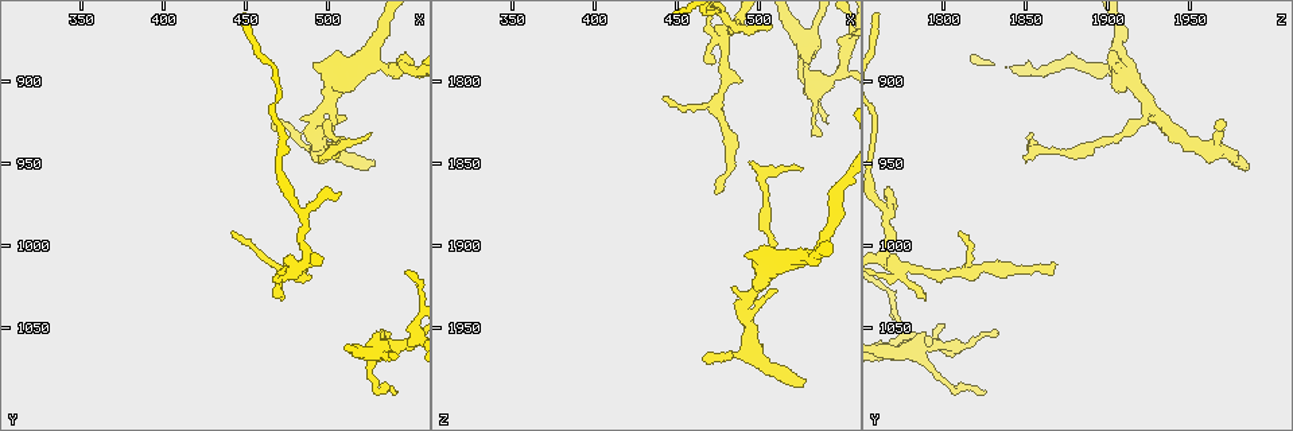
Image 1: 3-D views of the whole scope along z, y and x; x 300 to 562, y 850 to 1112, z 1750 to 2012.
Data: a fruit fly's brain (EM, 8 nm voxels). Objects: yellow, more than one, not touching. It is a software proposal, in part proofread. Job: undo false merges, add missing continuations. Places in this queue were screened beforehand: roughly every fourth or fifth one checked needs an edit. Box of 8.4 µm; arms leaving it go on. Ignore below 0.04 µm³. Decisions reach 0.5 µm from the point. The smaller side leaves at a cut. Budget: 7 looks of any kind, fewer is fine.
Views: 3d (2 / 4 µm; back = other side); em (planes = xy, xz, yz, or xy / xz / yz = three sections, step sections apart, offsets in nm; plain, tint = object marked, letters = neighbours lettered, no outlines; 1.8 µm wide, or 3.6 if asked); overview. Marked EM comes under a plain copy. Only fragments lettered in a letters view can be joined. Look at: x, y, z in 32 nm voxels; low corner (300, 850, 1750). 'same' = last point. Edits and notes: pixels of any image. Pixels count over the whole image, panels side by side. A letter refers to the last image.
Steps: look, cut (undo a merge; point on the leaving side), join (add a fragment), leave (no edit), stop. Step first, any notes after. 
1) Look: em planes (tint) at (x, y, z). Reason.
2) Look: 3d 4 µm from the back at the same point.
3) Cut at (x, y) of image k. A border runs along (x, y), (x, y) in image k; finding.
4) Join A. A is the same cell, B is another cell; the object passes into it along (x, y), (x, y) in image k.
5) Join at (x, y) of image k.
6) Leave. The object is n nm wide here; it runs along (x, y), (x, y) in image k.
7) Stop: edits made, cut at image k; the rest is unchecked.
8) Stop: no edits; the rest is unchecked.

Look: 3d 4 µm at (542, 1060, 1800). Small branch off a trunk.

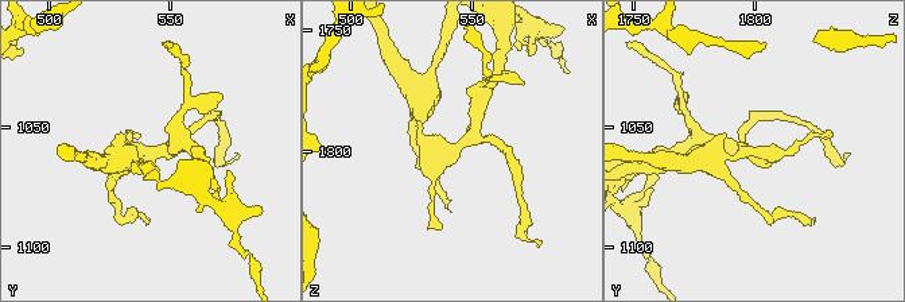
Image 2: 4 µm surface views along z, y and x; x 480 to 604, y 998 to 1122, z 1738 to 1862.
Look: em planes (letters) at (542, 1062, 1798).

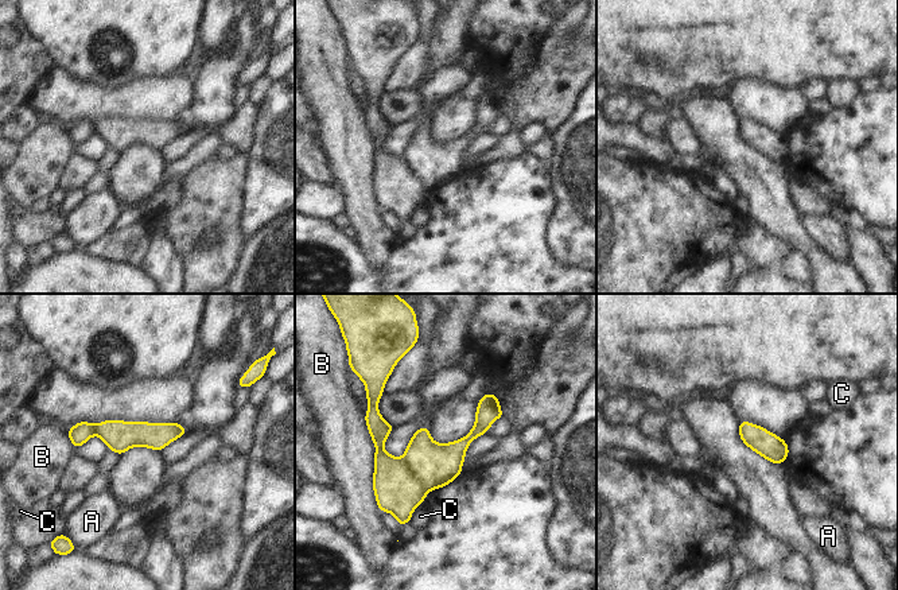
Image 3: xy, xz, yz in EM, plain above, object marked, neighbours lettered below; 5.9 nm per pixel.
Cut at (397, 492) of image 3. A, B and C are other cells; a border runs along (403, 457), (408, 470), (427, 492) in image 3; a second neuron is stuck on.

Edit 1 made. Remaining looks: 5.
Look: overview.

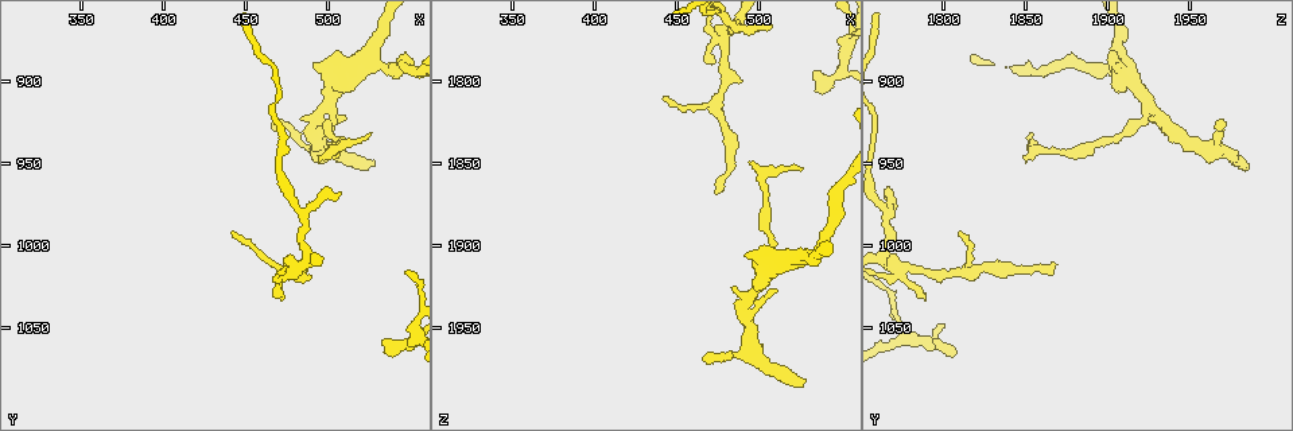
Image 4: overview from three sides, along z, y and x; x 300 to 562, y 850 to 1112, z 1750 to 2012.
Look: em xy step 4 (letters) at (442, 992, 1810).

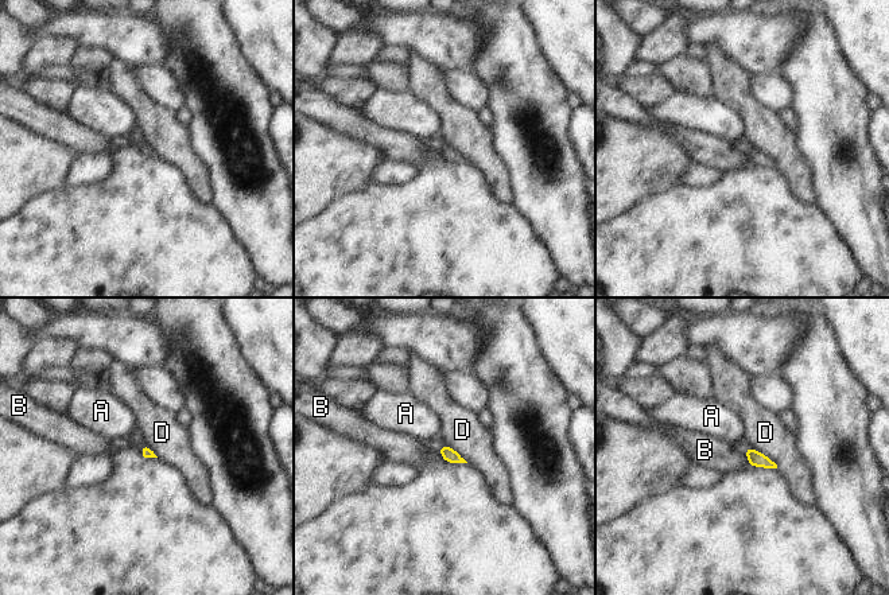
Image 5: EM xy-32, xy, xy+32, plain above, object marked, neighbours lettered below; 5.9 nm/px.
Look: em planes (letters) at the same point. Another direction.

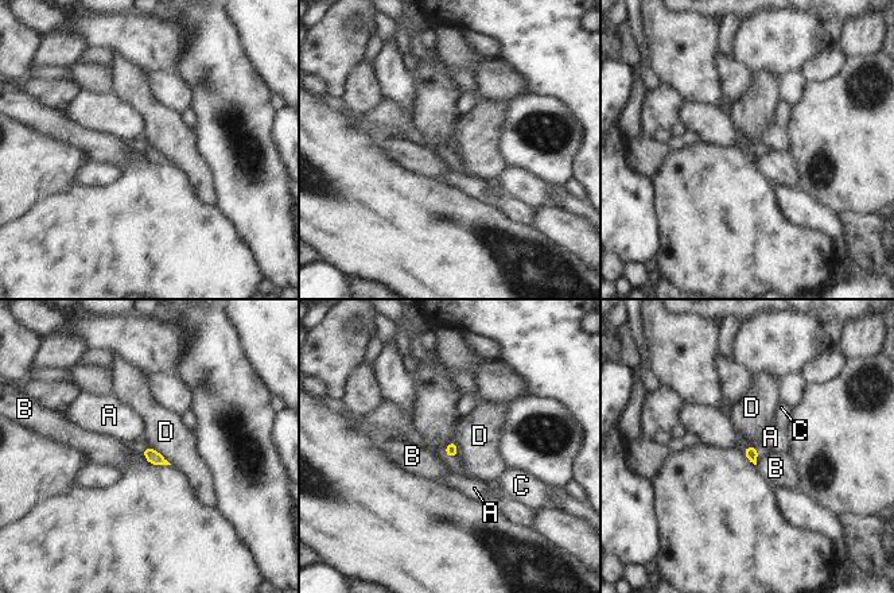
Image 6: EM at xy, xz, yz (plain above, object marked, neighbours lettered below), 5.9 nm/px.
Leave. A, B, C and D are other cells; a border runs along (147, 445), (159, 452), (171, 464) in image 6; none of them fits.

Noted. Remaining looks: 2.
Look: 3d 4 µm at (528, 928, 1854). Tapers out.

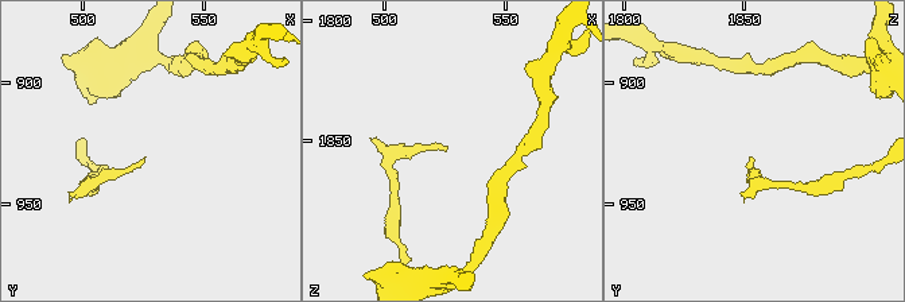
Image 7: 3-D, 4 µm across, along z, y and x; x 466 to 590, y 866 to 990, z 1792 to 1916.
Look: em planes (letters) at (525, 930, 1852). Shape alone is not enough.

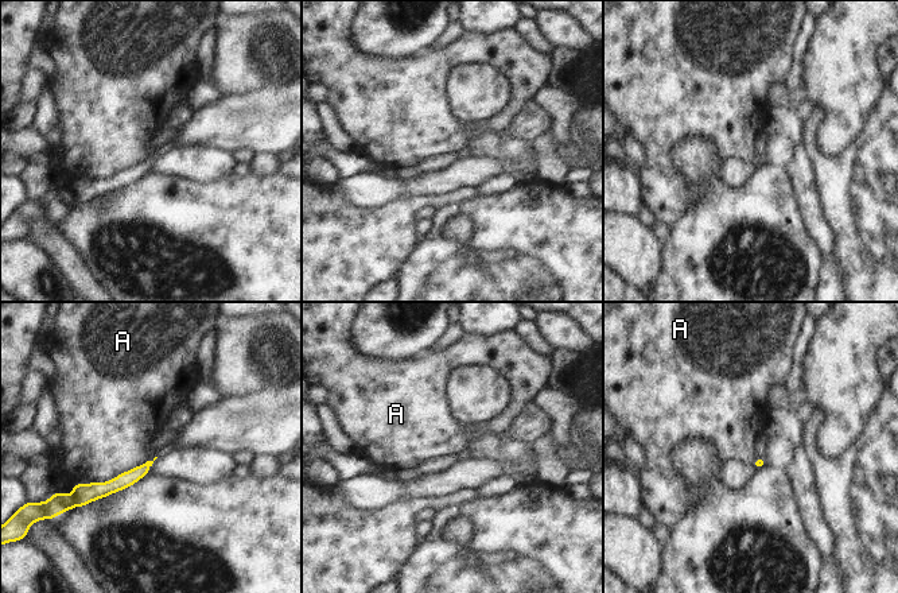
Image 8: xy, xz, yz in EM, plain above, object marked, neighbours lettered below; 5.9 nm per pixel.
Leave. A is another cell; a border runs along (147, 460), (105, 481), (73, 484) in image 8; none of them fits.

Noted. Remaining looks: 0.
Stop: edits made, cut at image 3; the rest is unchecked.

